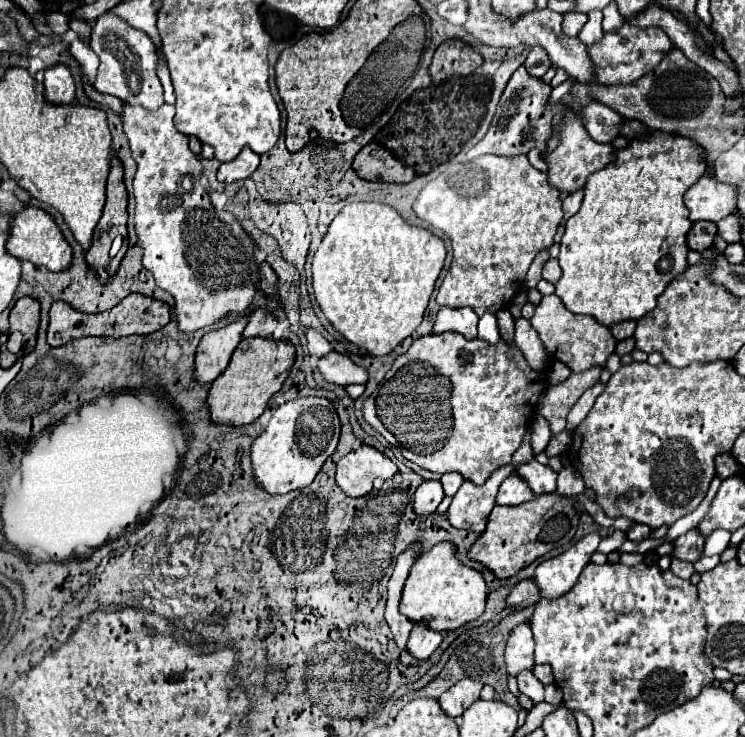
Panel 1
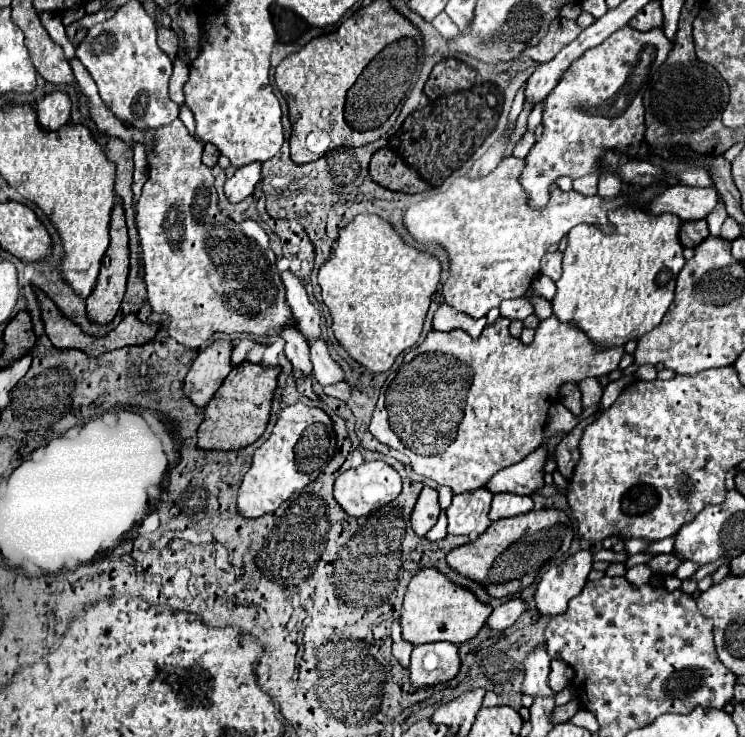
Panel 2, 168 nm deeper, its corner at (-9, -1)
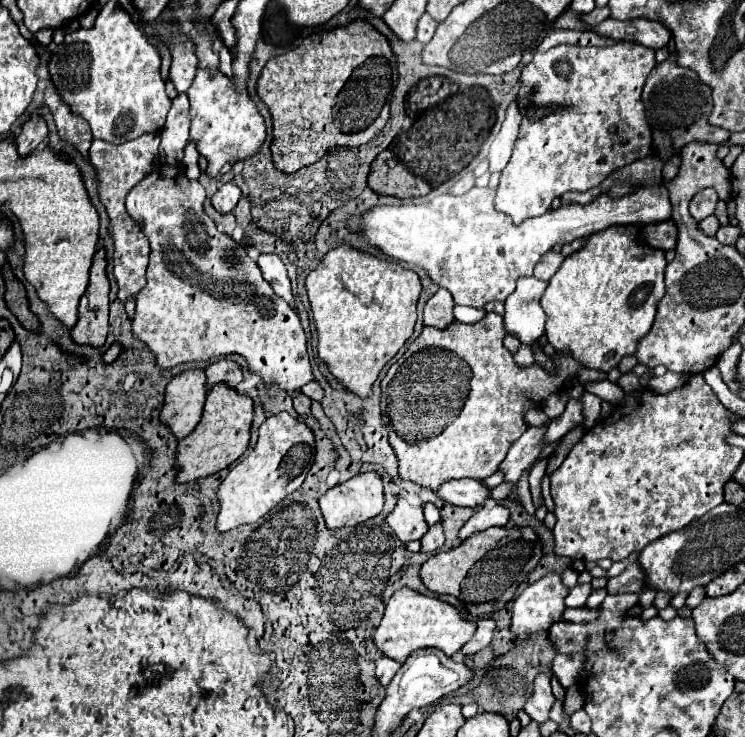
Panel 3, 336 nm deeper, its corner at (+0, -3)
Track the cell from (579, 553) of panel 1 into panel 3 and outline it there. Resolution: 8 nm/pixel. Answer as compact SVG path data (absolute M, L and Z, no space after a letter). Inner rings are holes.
M548 574L530 584L514 598L510 632L530 636L548 630L560 620L564 612L564 598L568 590L558 574Z

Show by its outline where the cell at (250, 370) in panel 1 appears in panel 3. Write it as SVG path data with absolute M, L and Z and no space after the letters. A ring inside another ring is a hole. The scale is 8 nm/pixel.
M218 384L208 392L206 406L202 412L202 420L192 430L190 436L178 442L176 450L176 482L190 484L198 478L212 476L224 468L228 468L234 460L238 460L248 448L250 440L250 424L252 424L252 400L236 390L228 390L226 384Z

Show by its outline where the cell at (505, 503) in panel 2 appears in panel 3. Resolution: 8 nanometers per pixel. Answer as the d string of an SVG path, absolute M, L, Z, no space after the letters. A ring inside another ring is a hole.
M488 502L486 506L482 506L458 532L458 538L460 540L466 540L468 536L476 534L476 532L482 532L486 528L492 528L492 526L504 526L508 522L508 510L496 502Z

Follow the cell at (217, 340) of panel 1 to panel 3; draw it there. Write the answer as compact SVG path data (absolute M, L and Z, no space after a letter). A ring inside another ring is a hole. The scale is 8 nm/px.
M188 370L170 380L160 410L160 422L170 428L176 440L186 438L202 418L206 400L204 370Z

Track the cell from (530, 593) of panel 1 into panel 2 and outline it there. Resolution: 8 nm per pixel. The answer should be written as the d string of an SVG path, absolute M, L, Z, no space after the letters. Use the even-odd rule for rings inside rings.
M515 596L511 600L507 600L505 604L497 606L493 610L493 614L489 616L487 624L493 628L493 630L505 630L509 628L521 614L525 612L525 600L521 596Z

